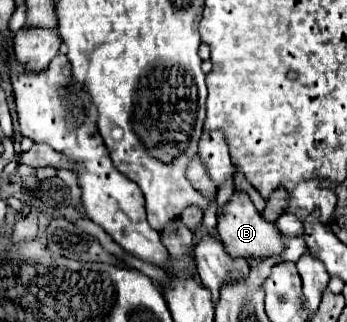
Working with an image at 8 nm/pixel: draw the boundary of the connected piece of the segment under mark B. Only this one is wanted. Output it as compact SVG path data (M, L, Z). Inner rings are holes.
M235 192L223 212L217 218L217 232L221 236L221 242L225 250L233 258L251 258L251 260L265 260L265 258L281 258L285 244L281 232L275 228L275 224L269 224L261 218L261 214L255 210L253 202L247 194Z

